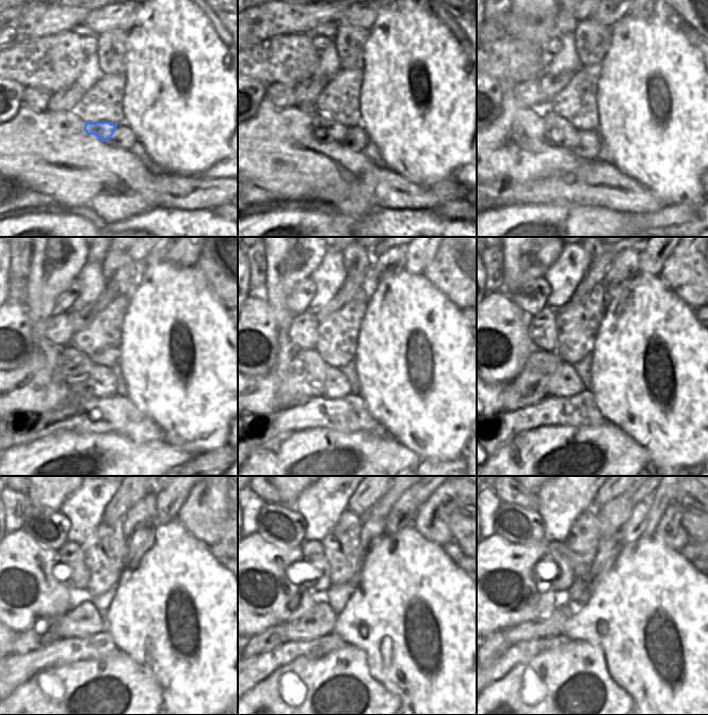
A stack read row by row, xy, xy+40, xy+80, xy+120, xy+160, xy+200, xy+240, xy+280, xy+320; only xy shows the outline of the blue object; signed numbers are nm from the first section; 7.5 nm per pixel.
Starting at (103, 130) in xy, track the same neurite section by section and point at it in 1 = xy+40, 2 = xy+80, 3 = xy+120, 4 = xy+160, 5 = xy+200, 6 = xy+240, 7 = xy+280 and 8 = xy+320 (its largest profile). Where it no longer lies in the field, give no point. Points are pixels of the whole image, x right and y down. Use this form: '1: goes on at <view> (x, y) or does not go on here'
1: goes on at xy+40 (323, 130)
2: goes on at xy+80 (558, 130)
3: goes on at xy+120 (74, 366)
4: goes on at xy+160 (304, 378)
5: goes on at xy+200 (530, 387)
6: goes on at xy+240 (44, 632)
7: goes on at xy+280 (273, 637)
8: goes on at xy+320 (498, 644)

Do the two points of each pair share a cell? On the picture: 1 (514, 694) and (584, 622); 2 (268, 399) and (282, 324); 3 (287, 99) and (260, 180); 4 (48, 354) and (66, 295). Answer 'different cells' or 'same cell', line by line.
1: different cells
2: same cell
3: different cells
4: different cells

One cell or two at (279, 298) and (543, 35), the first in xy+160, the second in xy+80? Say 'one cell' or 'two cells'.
one cell

